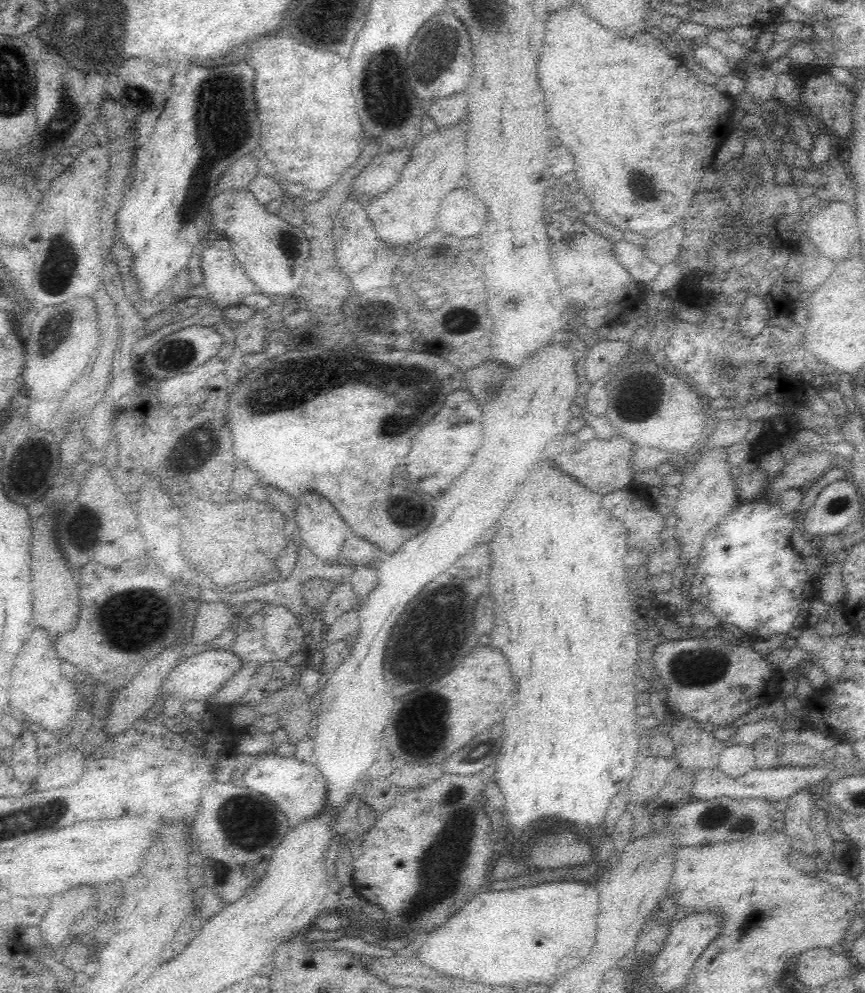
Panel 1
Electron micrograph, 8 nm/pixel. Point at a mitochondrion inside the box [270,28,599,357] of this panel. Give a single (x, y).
(377, 80)

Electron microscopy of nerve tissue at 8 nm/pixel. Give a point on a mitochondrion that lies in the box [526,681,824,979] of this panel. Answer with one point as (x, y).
(716, 819)

